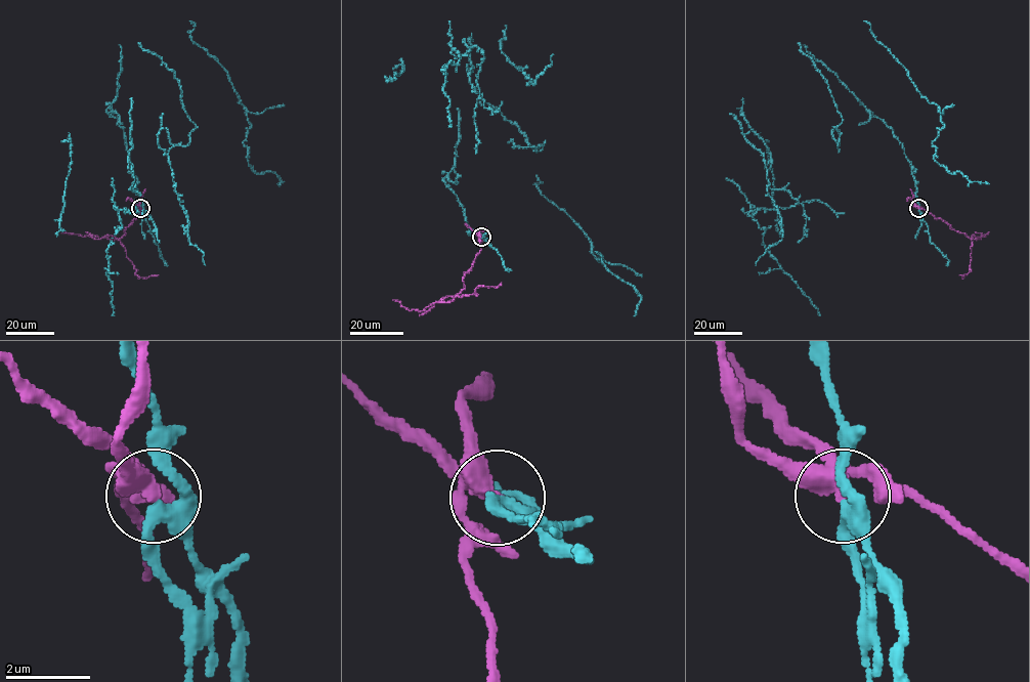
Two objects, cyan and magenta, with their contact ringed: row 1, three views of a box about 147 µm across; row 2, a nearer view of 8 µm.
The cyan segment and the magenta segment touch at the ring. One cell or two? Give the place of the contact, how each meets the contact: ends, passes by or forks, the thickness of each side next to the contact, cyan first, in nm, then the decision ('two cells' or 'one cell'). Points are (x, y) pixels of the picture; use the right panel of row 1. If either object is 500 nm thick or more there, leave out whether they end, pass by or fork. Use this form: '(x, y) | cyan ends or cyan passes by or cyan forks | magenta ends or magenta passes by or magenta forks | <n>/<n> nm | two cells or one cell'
(918, 208) | cyan forks | magenta passes by | 320/300 nm | two cells

